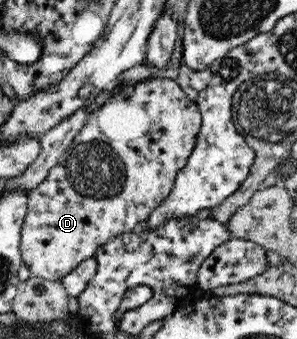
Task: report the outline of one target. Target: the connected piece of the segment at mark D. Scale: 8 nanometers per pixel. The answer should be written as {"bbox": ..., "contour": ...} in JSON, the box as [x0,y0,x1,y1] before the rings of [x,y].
{"bbox":[19,78,202,281],"contour":[[[156,78],[152,81],[145,80],[139,83],[130,83],[128,86],[113,87],[112,97],[105,101],[97,110],[89,114],[84,127],[74,137],[71,147],[64,151],[58,163],[48,172],[46,179],[29,194],[27,213],[21,227],[21,242],[19,246],[22,261],[28,265],[31,275],[47,279],[48,281],[58,281],[62,277],[66,277],[72,269],[76,269],[82,261],[90,259],[90,257],[94,258],[94,253],[96,249],[100,248],[100,245],[112,241],[120,233],[130,233],[132,229],[137,228],[146,221],[152,210],[156,209],[156,206],[161,204],[172,191],[177,173],[185,167],[190,155],[196,148],[201,123],[202,120],[197,102],[190,100],[178,83],[172,79]]]}

